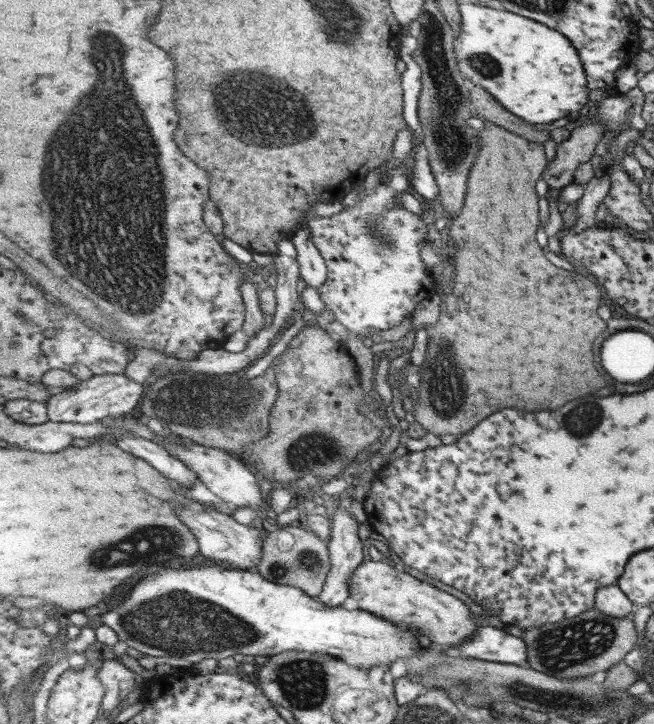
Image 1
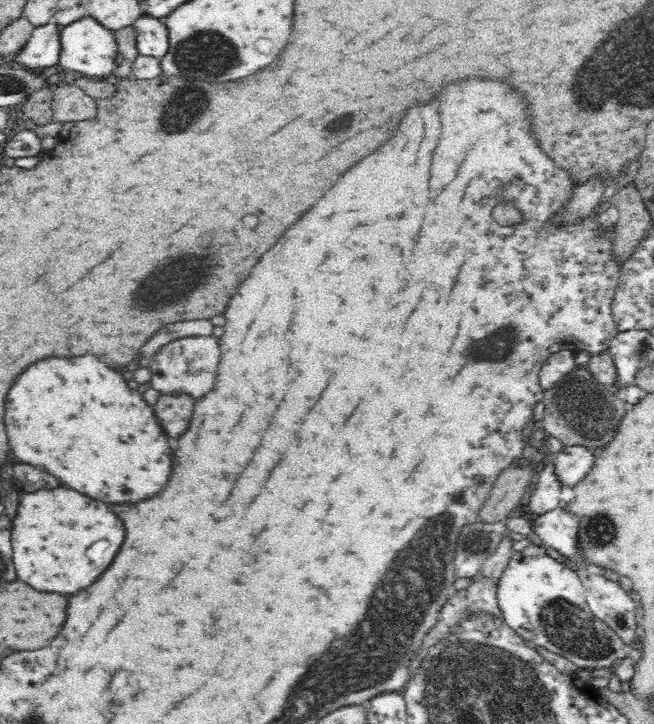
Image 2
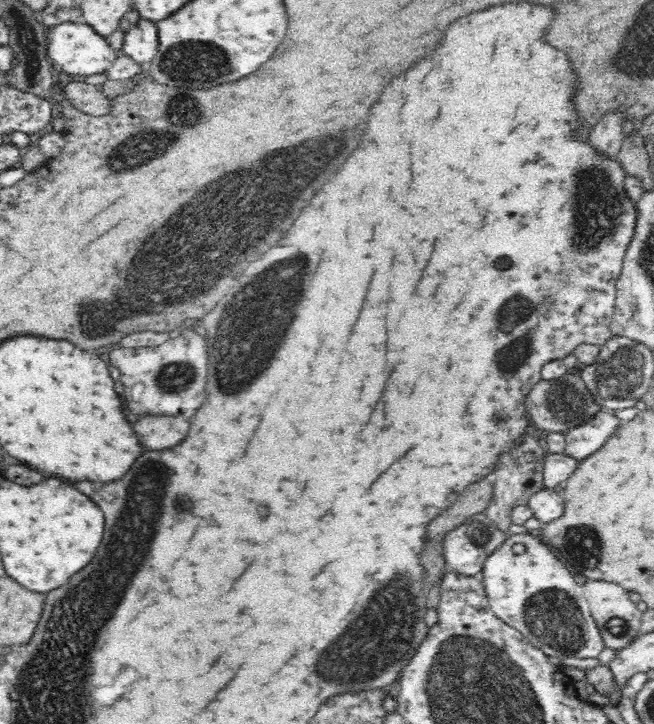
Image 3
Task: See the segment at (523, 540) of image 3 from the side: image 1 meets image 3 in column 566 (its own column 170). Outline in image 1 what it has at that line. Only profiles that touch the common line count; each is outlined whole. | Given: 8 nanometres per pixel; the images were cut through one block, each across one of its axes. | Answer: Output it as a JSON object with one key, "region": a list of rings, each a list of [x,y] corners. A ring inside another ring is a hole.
{"region":[[[190,566],[163,568],[155,576],[141,580],[130,592],[123,604],[101,614],[101,622],[119,636],[119,640],[144,655],[184,658],[197,664],[205,658],[223,660],[235,654],[272,657],[289,651],[333,655],[351,666],[363,669],[391,666],[397,660],[406,661],[420,652],[423,645],[434,645],[427,636],[421,636],[415,628],[404,629],[389,619],[359,608],[347,610],[343,606],[323,604],[317,597],[309,596],[303,589],[291,585],[275,584],[260,572],[225,569],[221,566]]]}

